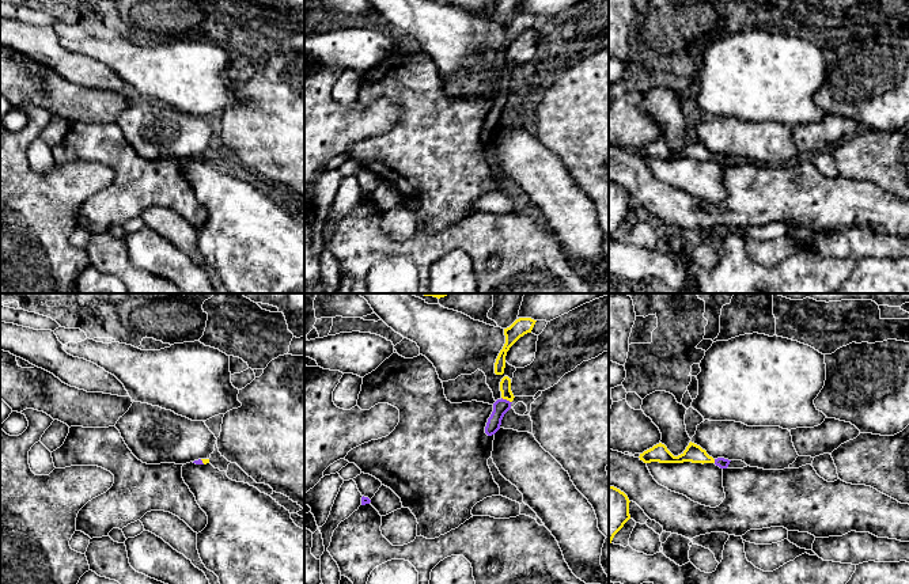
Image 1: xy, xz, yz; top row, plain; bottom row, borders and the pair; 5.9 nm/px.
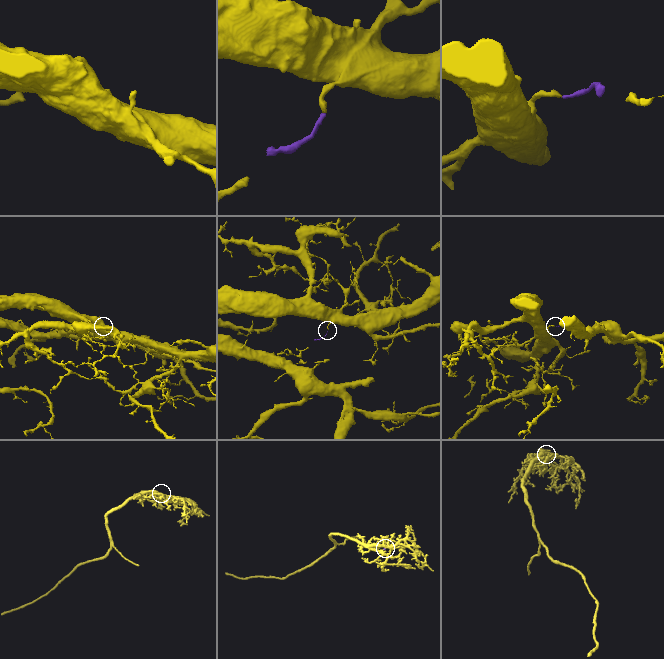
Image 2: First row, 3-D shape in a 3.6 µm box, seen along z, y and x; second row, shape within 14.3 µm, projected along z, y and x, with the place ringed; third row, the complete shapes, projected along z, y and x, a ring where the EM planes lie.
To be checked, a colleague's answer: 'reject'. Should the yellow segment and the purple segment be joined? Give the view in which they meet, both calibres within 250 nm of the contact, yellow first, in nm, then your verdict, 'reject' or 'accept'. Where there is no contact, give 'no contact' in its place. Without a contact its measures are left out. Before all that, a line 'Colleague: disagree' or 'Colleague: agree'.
Colleague: disagree
meets yellow in xz; 70 nm thick on the yellow side, 90 nm on the other; accept

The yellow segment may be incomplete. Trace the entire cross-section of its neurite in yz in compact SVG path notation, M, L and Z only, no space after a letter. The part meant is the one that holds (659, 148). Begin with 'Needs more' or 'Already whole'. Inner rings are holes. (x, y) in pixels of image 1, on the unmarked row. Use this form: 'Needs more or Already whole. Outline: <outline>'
Needs more. Outline: M659 139L654 141L652 144L644 147L640 149L640 156L644 159L651 159L651 158L659 158L659 159L683 159L683 158L692 158L692 159L715 159L720 164L727 164L730 158L728 155L724 153L717 153L713 155L707 149L705 145L702 145L700 141L694 139L689 139L686 145L678 151L674 152L664 140Z

